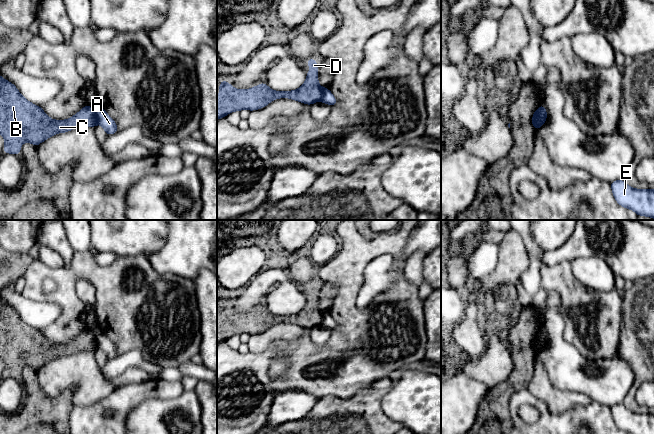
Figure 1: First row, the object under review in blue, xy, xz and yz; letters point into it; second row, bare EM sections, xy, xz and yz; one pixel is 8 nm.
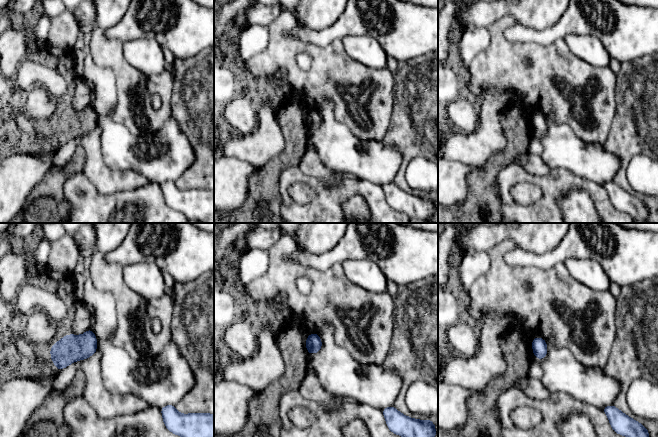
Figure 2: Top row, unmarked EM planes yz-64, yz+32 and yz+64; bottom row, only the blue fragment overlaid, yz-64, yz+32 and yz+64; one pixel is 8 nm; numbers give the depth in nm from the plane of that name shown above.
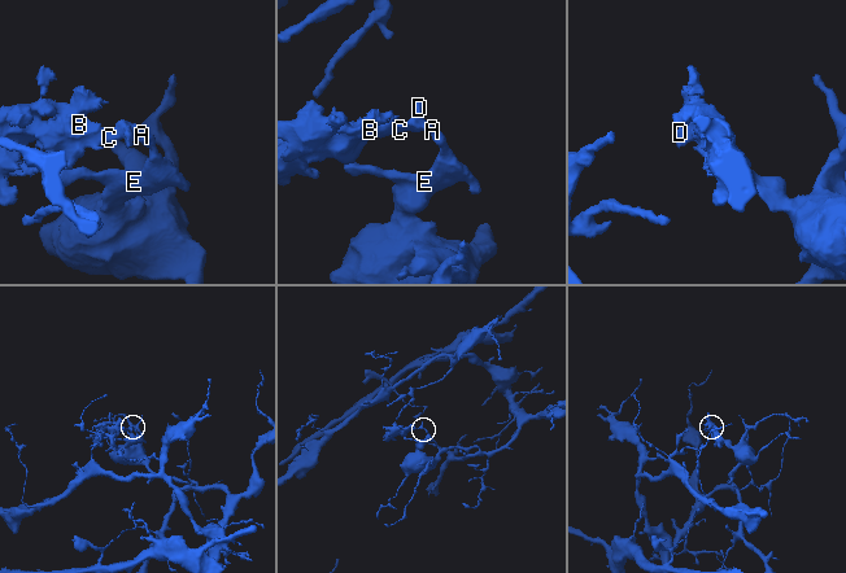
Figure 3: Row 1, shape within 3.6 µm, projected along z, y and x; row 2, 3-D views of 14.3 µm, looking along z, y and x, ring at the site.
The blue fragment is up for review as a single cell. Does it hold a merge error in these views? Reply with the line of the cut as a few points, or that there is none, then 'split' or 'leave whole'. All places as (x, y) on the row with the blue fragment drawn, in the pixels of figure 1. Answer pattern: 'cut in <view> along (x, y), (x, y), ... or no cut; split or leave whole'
cut in xy along (95, 110), (98, 122); split

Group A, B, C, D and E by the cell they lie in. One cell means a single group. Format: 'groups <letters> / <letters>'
groups A E / B C D

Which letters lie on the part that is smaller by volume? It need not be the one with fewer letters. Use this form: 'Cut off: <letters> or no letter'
Cut off: B, C, D

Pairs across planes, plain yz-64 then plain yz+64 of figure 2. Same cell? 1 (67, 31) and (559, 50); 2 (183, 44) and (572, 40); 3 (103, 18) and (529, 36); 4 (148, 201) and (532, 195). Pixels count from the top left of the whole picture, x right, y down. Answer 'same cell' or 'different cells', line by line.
1: same cell
2: different cells
3: different cells
4: different cells

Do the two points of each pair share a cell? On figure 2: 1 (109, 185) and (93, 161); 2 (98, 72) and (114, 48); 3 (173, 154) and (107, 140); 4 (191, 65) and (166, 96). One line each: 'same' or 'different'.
1: same
2: different
3: same
4: different

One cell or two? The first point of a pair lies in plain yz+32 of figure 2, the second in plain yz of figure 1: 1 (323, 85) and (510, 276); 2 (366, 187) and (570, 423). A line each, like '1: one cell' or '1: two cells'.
1: one cell
2: one cell

